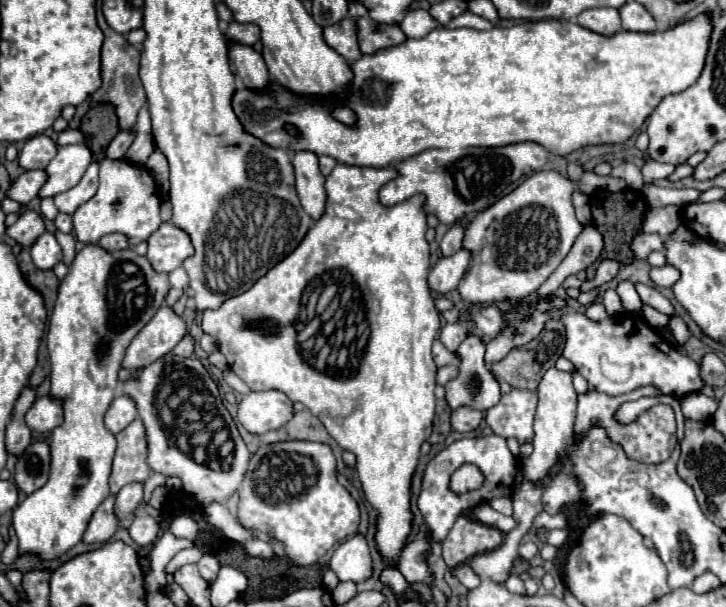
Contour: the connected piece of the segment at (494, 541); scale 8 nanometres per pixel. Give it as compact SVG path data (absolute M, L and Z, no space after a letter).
M458 516L450 534L441 543L442 556L450 568L466 562L478 552L488 552L500 546L502 532L480 524L468 516Z

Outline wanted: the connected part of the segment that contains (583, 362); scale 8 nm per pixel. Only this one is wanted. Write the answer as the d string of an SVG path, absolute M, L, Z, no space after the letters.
M572 312L564 314L560 322L566 328L562 356L576 366L576 372L580 372L594 390L618 396L642 386L656 386L662 390L662 394L686 396L702 388L698 364L692 358L678 354L658 330L650 328L638 316L624 316L618 320L608 316L602 322L594 322L582 312Z

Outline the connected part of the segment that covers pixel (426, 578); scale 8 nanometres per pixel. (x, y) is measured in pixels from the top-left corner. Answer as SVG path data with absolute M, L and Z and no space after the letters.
M428 532L418 534L412 544L408 544L400 558L398 558L398 570L408 582L430 582L430 568L426 564L426 554L428 554Z

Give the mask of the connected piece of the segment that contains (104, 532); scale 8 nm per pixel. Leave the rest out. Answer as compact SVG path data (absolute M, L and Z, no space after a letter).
M108 496L92 514L92 520L84 532L84 540L86 544L102 544L106 542L116 530L116 516L112 514L114 510L114 496Z

